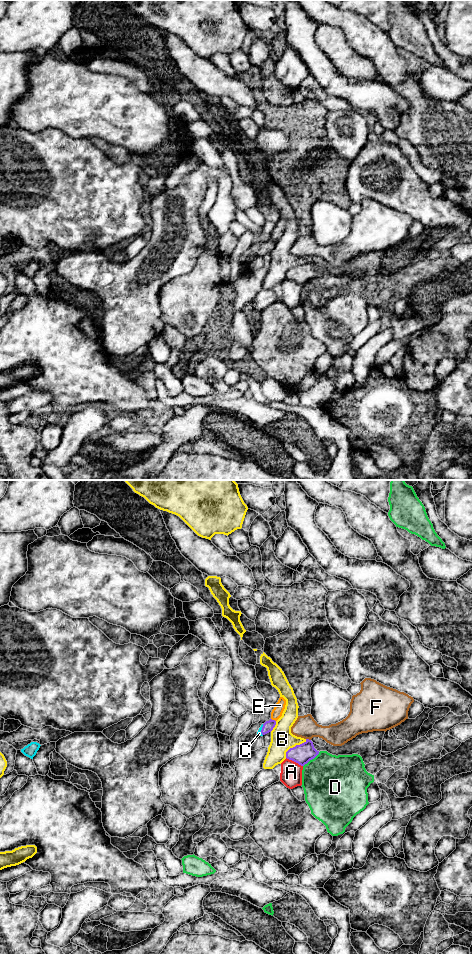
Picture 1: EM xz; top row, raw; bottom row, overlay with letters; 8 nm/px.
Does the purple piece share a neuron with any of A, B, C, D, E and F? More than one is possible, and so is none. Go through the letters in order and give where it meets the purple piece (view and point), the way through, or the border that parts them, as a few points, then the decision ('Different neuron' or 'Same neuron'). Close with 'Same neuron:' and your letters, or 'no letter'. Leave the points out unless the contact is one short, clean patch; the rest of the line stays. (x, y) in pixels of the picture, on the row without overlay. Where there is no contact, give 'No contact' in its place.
A: Touches purple at xz (294, 281). Different neuron
B: Touches purple at xz (293, 267). Different neuron
C: Touches purple at xz (261, 250). Path across: xz (268, 246), (261, 250), (259, 253). Same neuron
D: Touches purple at xz (311, 279). Different neuron
E: Touches purple at xz (273, 240). Different neuron
F: Touches purple at xz (308, 259). Different neuron
Same neuron: C

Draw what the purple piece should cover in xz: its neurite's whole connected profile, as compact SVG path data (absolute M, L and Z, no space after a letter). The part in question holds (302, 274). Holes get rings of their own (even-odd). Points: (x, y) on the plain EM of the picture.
M309 259L300 265L290 268L286 272L286 278L298 283L301 286L307 284L310 280L314 279L319 274L314 268L313 262Z

